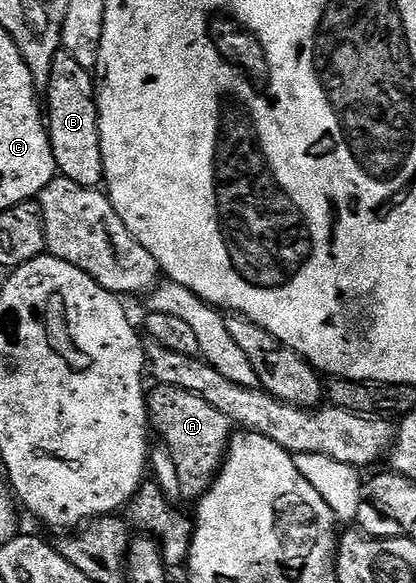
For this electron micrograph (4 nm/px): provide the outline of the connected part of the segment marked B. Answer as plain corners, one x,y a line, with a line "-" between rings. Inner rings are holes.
66,52
56,54
51,66
45,89
45,121
55,157
55,169
62,177
73,180
73,184
102,187
105,179
99,135
99,103
96,101
97,83
92,71
77,64
77,60

